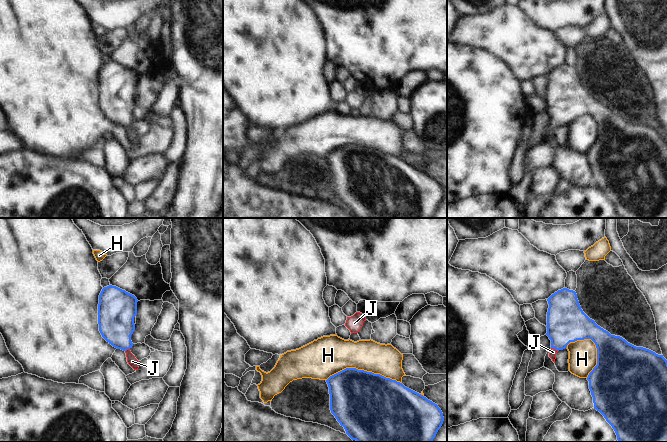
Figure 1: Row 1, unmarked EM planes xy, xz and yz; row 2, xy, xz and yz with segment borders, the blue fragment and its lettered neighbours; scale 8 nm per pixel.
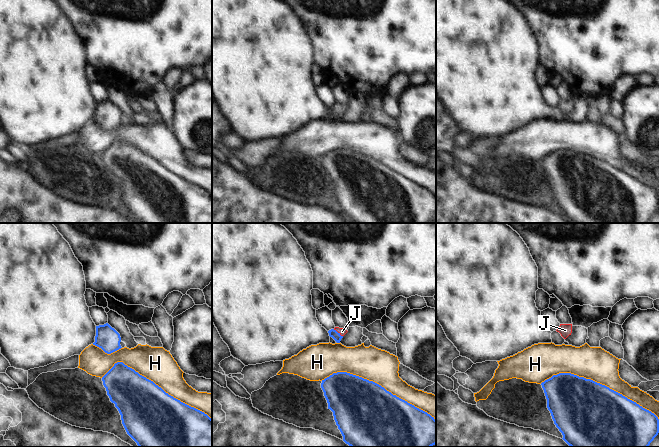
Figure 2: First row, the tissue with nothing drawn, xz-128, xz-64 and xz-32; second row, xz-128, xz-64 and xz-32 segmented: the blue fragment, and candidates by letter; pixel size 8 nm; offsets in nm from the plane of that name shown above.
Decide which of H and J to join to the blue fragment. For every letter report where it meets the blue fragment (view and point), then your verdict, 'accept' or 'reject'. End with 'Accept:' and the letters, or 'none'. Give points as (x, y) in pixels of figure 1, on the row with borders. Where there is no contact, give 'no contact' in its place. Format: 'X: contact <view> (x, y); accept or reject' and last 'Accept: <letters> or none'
H: contact xz (363, 370); reject
J: contact yz (555, 348); accept
Accept: J

